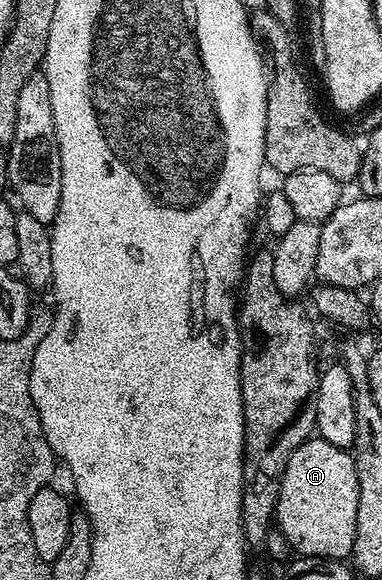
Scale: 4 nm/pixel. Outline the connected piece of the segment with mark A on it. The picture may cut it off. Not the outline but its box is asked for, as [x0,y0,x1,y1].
[275,437,359,560]

